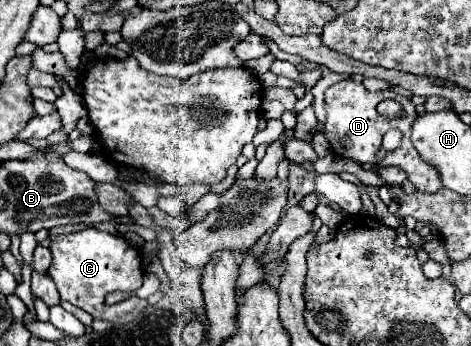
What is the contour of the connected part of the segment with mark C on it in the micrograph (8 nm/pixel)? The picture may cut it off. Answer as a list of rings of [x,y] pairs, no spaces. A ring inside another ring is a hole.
[[[84,228],[72,234],[50,236],[50,252],[52,264],[48,268],[48,276],[54,280],[60,298],[86,310],[96,320],[102,320],[102,303],[108,292],[134,292],[142,286],[144,270],[140,252],[122,236],[114,236],[98,228]]]

